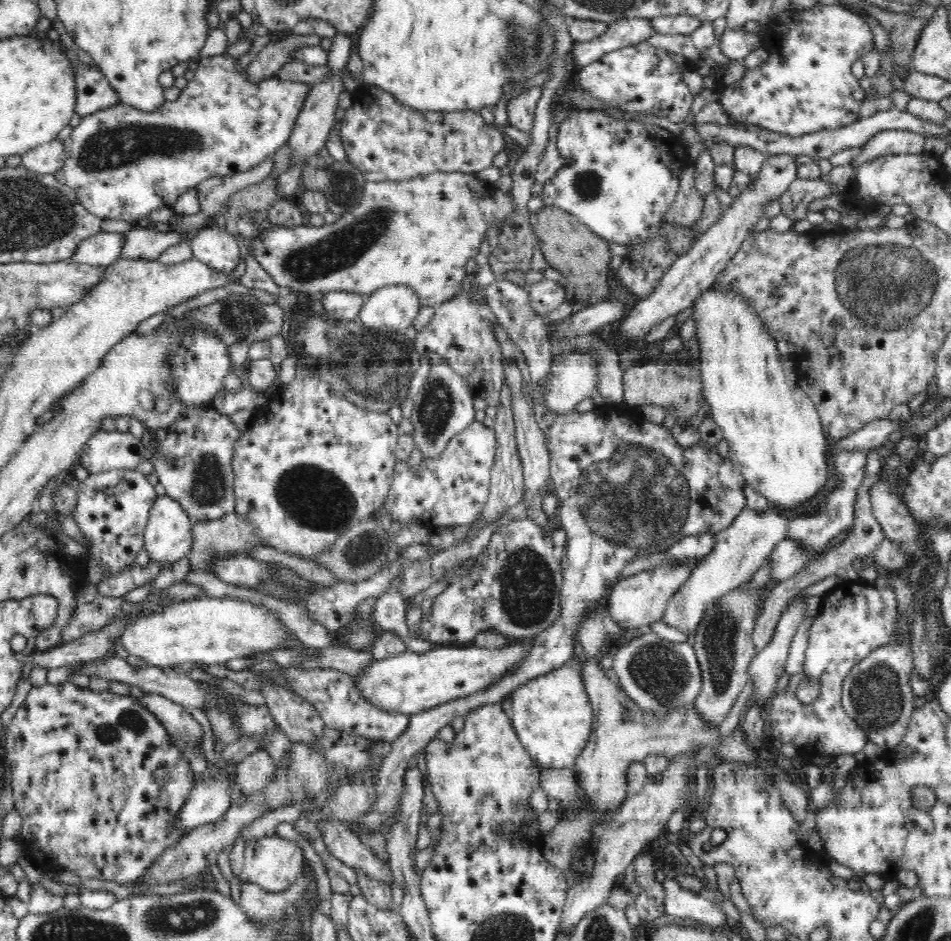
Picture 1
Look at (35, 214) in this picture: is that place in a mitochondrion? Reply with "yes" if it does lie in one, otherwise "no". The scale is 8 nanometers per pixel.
yes

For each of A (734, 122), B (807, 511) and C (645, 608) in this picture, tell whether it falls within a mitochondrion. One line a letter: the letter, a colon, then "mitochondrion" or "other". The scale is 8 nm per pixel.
A: other
B: other
C: other

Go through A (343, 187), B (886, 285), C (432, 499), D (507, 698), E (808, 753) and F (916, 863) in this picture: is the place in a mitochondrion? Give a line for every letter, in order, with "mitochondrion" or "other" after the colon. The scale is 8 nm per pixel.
A: mitochondrion
B: mitochondrion
C: other
D: other
E: other
F: other

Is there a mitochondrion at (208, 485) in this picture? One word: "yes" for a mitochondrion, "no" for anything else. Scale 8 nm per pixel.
yes

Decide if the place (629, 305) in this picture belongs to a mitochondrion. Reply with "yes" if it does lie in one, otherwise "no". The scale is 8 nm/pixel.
no

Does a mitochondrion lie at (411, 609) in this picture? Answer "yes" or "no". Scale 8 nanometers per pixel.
no

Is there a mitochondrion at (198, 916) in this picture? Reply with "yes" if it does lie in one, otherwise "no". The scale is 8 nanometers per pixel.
yes

